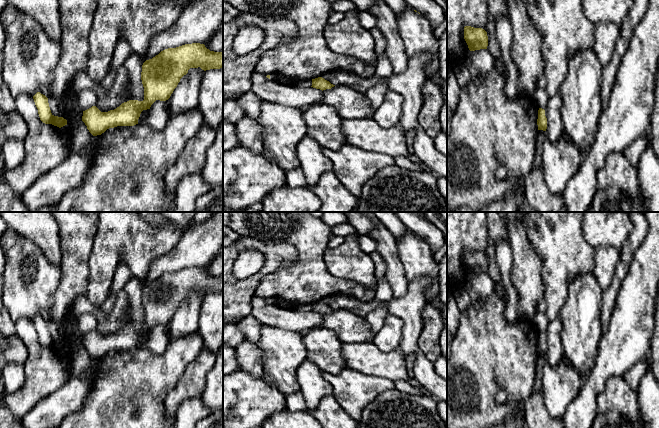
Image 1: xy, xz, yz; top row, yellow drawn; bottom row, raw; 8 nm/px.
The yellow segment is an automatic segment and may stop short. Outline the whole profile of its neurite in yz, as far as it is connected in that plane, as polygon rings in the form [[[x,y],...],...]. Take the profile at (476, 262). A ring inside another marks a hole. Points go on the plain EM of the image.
[[[465,250],[464,263],[470,275],[487,273],[488,260],[487,260],[487,256],[482,252]]]

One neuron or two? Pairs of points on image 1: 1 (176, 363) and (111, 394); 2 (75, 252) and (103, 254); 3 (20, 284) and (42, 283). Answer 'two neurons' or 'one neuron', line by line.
1: one neuron
2: two neurons
3: one neuron

